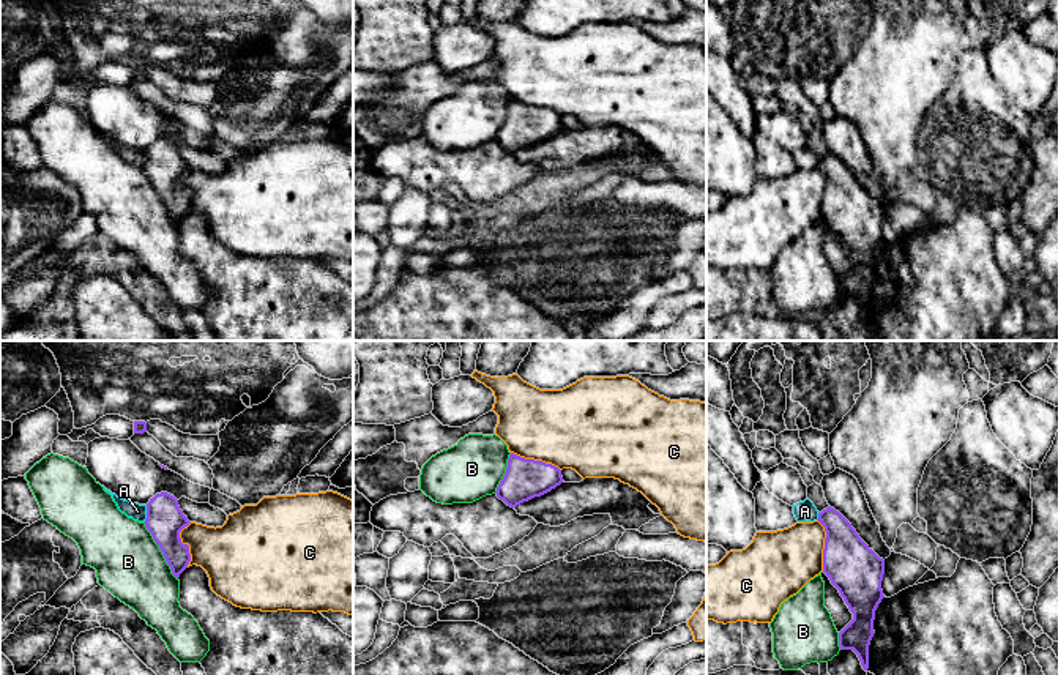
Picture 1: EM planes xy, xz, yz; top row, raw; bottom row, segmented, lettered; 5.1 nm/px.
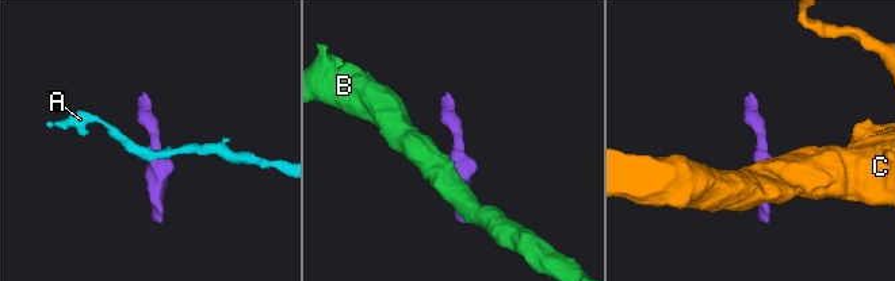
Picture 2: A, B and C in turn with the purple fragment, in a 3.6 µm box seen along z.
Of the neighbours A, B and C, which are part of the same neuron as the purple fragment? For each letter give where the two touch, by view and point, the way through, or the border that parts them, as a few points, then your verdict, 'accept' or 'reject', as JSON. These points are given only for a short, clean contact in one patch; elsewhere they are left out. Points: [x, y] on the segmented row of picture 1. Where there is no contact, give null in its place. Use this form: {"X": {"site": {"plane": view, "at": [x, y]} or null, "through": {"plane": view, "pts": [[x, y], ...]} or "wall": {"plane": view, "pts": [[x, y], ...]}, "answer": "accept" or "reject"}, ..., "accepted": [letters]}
{"A": {"site": {"plane": "xy", "at": [147, 514]}, "wall": {"plane": "xy", "pts": [[147, 505], [144, 522]]}, "answer": "reject"}, "B": {"site": {"plane": "xy", "at": [161, 551]}, "answer": "reject"}, "C": {"site": {"plane": "yz", "at": [825, 544]}, "wall": {"plane": "yz", "pts": [[817, 519], [825, 532], [823, 570]]}, "answer": "reject"}, "accepted": []}

